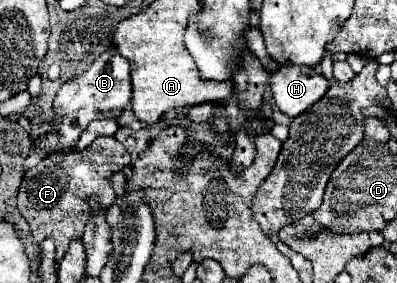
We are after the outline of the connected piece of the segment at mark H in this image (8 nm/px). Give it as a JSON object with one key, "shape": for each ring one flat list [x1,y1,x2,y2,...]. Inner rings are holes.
{"shape":[[280,66,270,74,268,84,276,108,292,118,316,104,330,86,324,76,306,66]]}

